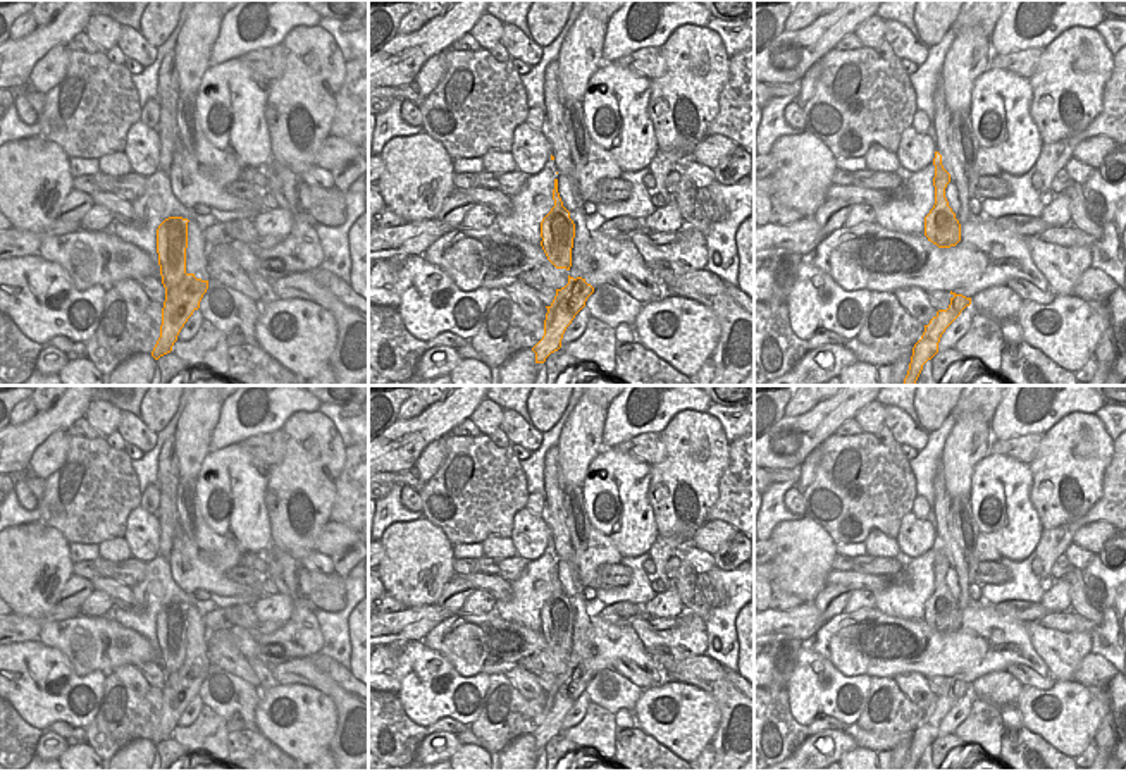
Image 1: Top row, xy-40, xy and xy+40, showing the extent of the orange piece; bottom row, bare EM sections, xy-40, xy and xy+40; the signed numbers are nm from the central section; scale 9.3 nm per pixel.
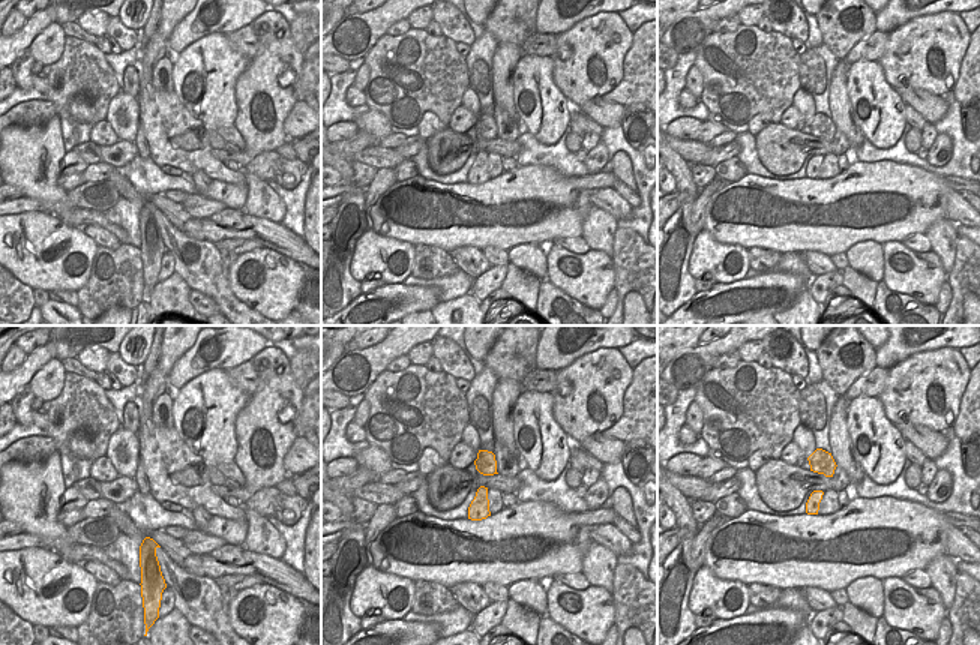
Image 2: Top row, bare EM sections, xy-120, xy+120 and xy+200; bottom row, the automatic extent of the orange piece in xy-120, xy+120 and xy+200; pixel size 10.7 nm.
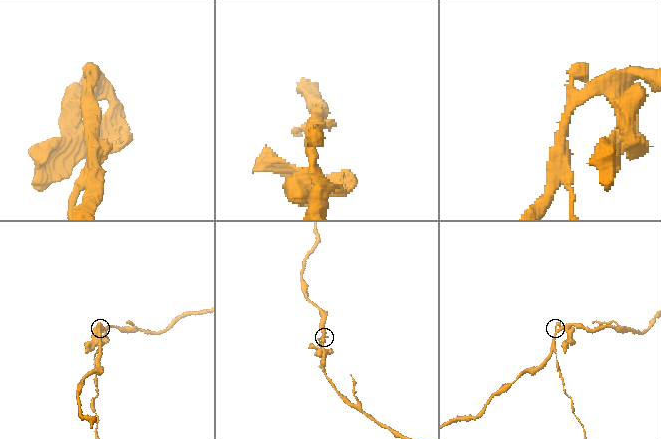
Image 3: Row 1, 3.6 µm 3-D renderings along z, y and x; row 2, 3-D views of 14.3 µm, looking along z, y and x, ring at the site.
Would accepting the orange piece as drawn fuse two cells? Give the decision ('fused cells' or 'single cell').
fused cells

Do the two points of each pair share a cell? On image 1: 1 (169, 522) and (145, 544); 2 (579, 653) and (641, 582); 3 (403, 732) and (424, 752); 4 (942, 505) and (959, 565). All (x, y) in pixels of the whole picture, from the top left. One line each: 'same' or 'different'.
1: different
2: different
3: different
4: same

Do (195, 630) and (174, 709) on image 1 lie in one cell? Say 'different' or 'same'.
same

